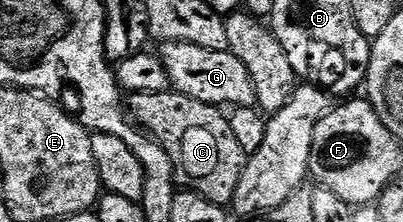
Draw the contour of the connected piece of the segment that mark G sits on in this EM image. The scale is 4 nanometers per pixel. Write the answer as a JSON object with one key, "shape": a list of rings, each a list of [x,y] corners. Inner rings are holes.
{"shape":[[[185,42],[163,44],[161,50],[163,50],[161,59],[170,80],[170,87],[174,91],[180,92],[182,96],[216,106],[231,103],[236,108],[256,107],[250,70],[245,62],[235,57],[233,53],[228,50],[214,52]]]}

